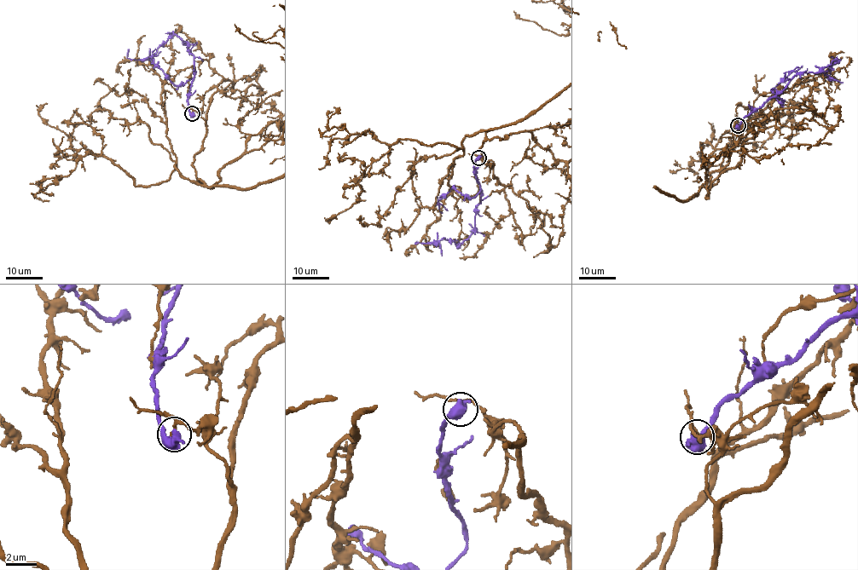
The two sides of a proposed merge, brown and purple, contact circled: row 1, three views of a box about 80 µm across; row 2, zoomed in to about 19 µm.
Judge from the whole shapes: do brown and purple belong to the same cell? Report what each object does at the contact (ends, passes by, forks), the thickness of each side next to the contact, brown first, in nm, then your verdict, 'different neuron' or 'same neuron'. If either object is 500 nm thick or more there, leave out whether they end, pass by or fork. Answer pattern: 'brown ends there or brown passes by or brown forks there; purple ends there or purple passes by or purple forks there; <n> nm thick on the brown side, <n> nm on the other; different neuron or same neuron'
140 nm thick on the brown side, 700 nm on the other; different neuron

